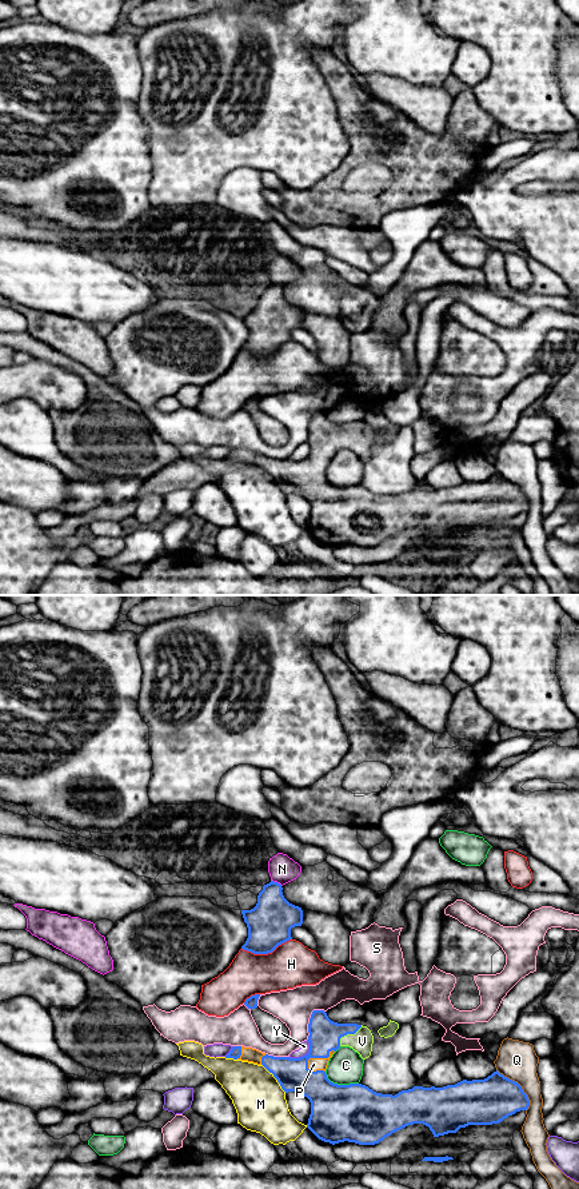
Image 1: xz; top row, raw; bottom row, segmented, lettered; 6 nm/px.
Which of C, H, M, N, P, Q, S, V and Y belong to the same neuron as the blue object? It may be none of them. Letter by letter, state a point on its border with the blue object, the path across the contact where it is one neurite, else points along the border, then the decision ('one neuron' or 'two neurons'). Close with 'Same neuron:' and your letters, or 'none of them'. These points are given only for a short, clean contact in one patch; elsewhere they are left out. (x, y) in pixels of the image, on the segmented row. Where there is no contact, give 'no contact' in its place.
C: contact xz (340, 1085); two neurons
H: contact xz (266, 953); two neurons
M: contact xz (275, 1077); two neurons
N: contact xz (276, 882); two neurons
P: contact xz (318, 1057); one neuron
Q: contact xz (520, 1086); two neurons
S: contact xz (310, 1021); two neurons
V: contact xz (347, 1033); way xz (324, 1036), (347, 1033), (356, 1036), (362, 1041); one neuron
Y: contact xz (303, 1056); two neurons
Same neuron: P, V

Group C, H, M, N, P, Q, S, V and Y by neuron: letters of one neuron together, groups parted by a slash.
C / H / M / N / P V / Q / S / Y

